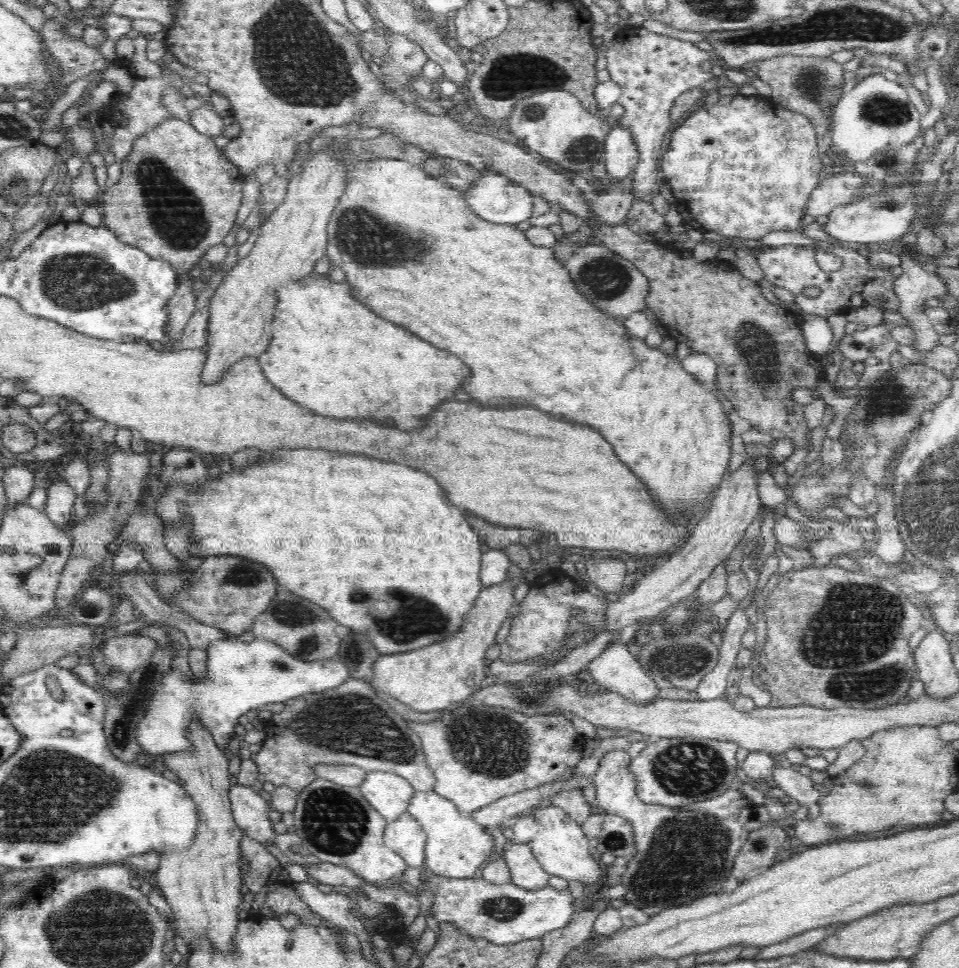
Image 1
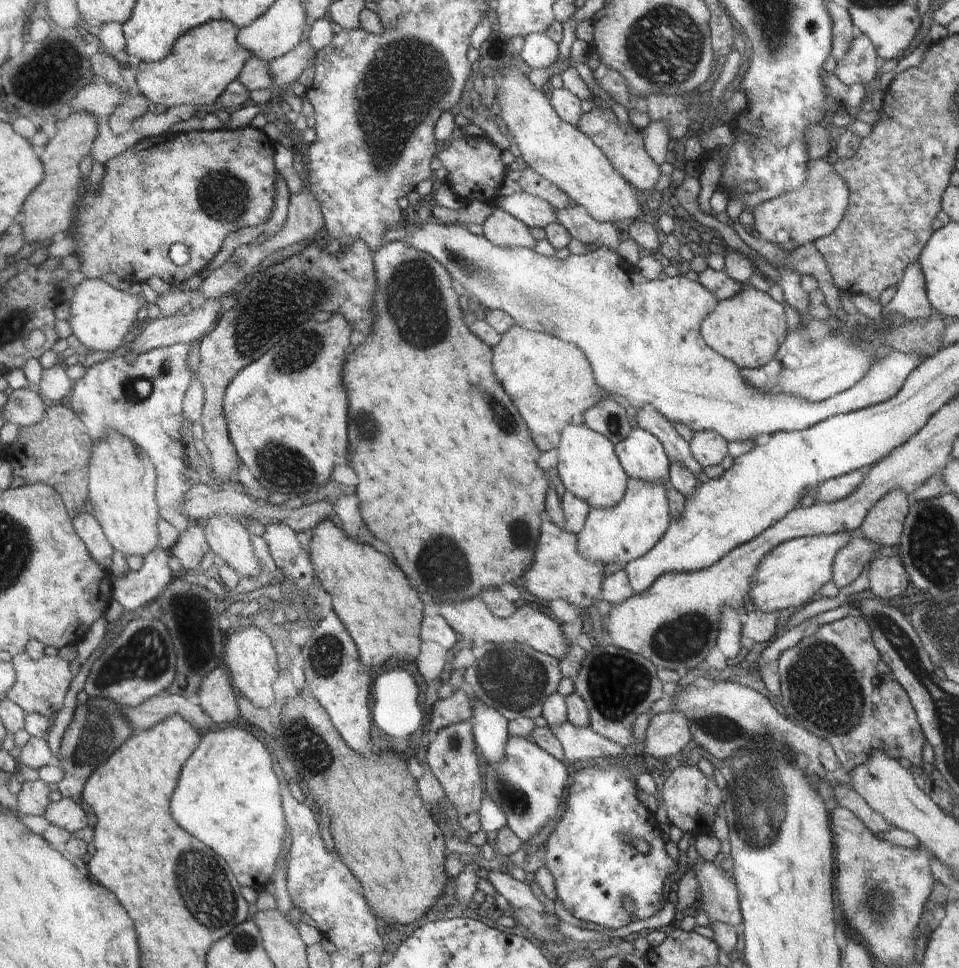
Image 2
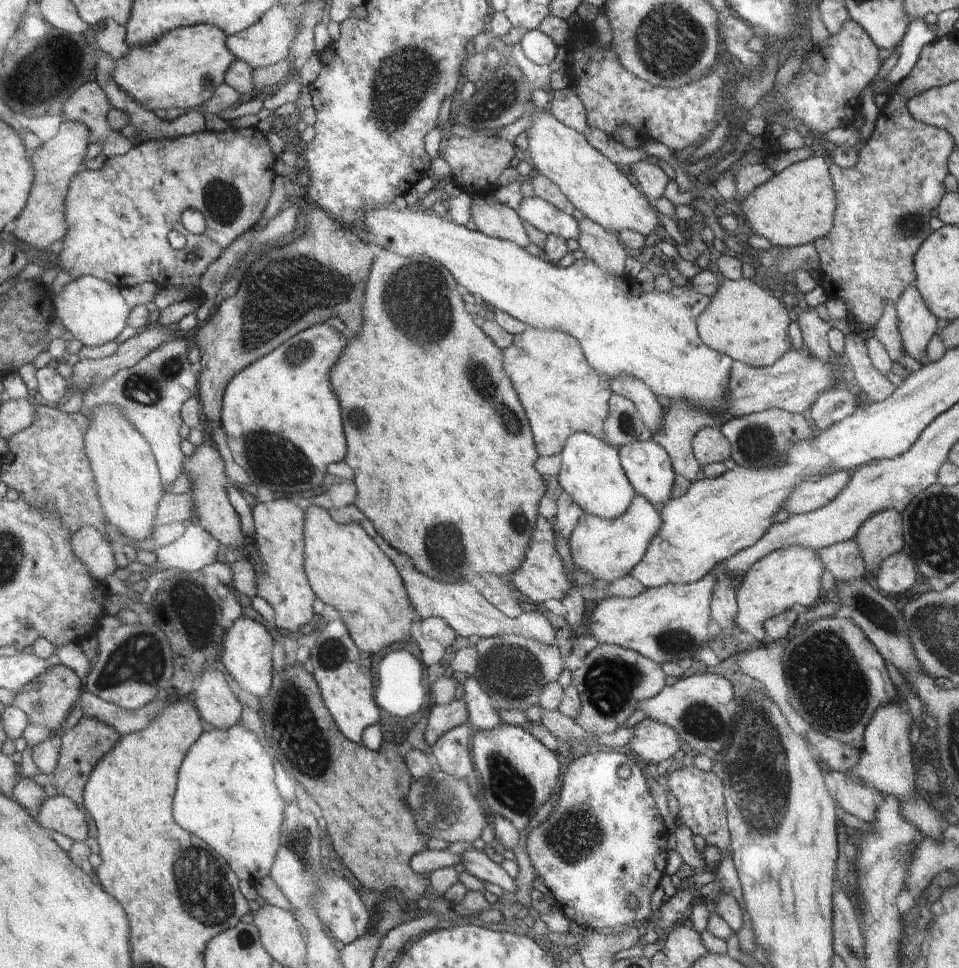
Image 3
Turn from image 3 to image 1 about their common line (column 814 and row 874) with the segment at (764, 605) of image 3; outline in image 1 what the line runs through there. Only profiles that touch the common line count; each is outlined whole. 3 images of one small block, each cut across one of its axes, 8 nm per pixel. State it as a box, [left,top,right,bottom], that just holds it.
[503,805,602,882]

